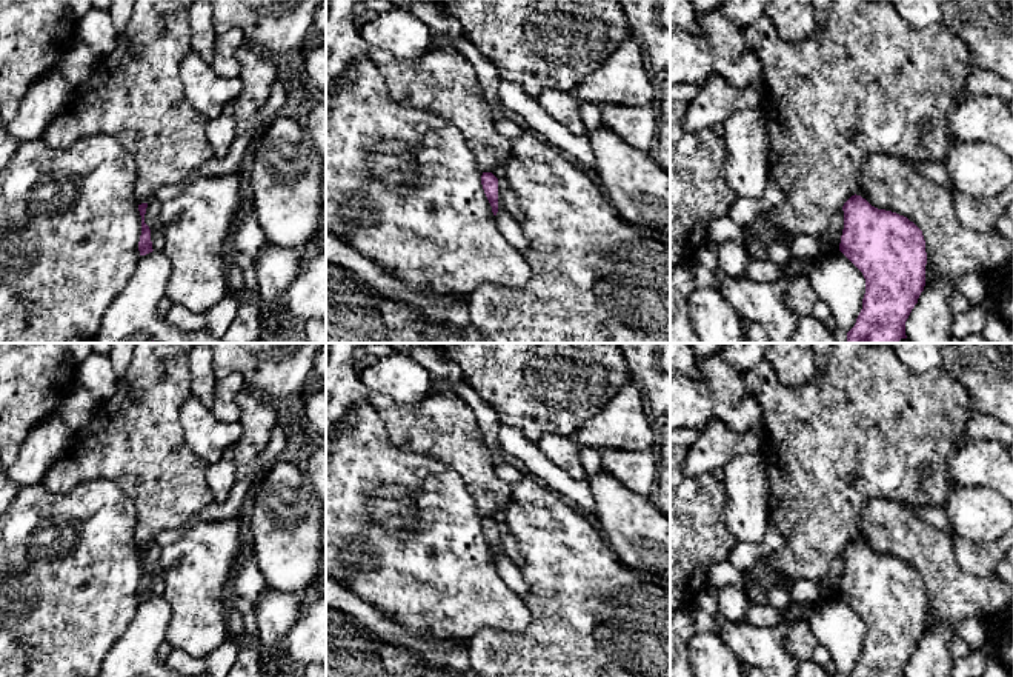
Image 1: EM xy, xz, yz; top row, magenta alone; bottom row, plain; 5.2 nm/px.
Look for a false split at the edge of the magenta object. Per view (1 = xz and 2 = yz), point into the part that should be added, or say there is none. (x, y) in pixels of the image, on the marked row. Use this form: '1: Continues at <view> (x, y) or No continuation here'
1: No continuation here
2: No continuation here

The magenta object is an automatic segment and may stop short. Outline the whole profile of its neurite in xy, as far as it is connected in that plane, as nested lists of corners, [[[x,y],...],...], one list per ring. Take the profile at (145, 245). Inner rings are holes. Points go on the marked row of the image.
[[[148,203],[138,205],[138,211],[140,211],[140,215],[141,215],[141,235],[140,235],[140,242],[138,242],[140,255],[146,255],[146,254],[154,251],[152,242],[151,242],[151,229],[144,223],[146,208],[148,208]]]

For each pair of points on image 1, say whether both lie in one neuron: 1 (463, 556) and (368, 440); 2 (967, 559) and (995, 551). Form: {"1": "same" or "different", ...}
{"1": "same", "2": "same"}

